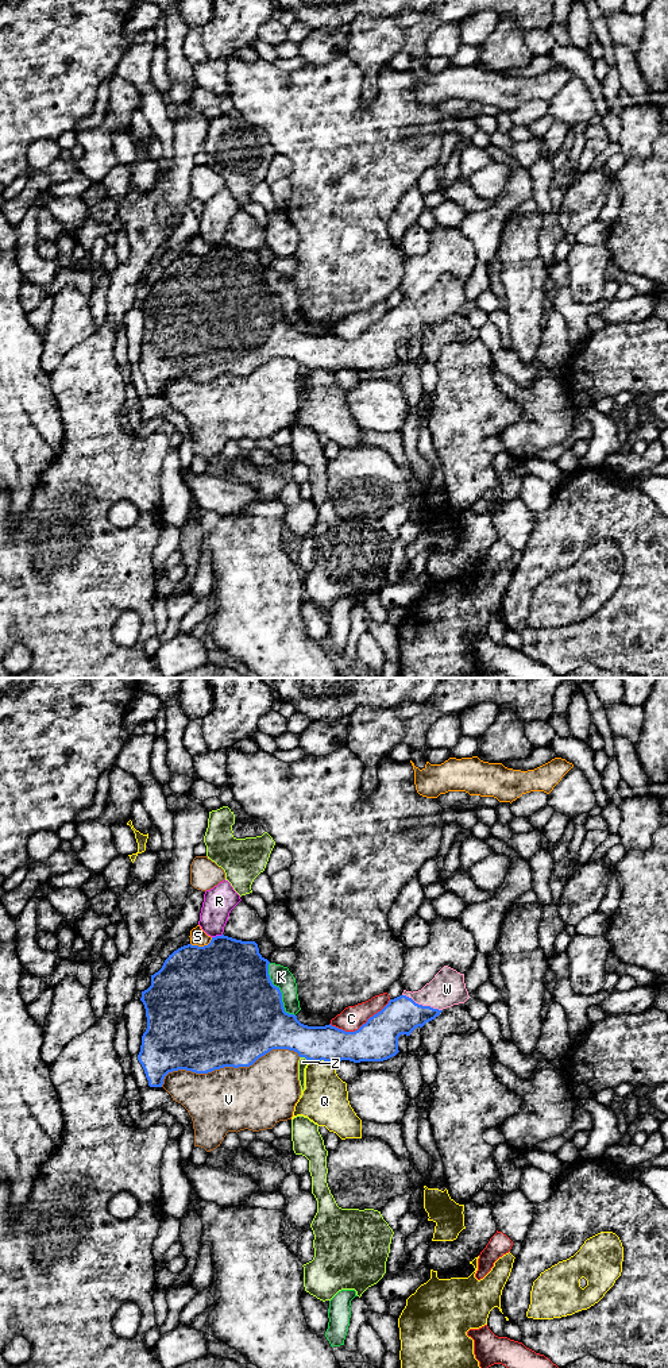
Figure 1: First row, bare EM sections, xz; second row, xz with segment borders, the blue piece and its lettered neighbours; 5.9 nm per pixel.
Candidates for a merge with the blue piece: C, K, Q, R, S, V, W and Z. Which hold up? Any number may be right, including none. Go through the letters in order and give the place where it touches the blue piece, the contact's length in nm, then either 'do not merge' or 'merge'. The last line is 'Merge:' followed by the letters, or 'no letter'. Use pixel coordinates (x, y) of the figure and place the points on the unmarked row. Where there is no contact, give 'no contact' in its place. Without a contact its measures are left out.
C: meets blue in xz at (360, 335); contact 400 nm long; do not merge
K: meets blue in xz at (280, 300); contact 360 nm long; do not merge
Q: meets blue in xz at (320, 369); contact 160 nm long; do not merge
R: meets blue in xz at (216, 245); contact 70 nm long; do not merge
S: meets blue in xz at (201, 255); contact 140 nm long; do not merge
V: meets blue in xz at (227, 374); contact 850 nm long; do not merge
W: meets blue in xz at (421, 313); contact 260 nm long; merge
Z: meets blue in xz at (304, 365); contact 50 nm long; do not merge
Merge: W

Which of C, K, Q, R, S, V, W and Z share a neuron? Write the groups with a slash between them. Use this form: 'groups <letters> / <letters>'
groups C S / K / Q / R / V / W / Z

